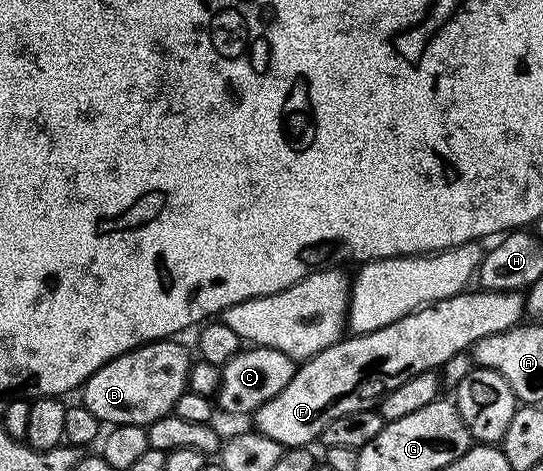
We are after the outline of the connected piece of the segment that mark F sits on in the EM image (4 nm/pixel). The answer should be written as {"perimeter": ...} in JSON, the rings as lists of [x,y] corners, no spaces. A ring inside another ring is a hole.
{"perimeter":[[[488,289],[471,292],[434,301],[372,333],[344,336],[336,345],[307,358],[282,390],[255,410],[254,432],[269,435],[269,439],[277,439],[277,443],[289,449],[310,446],[310,441],[322,438],[333,419],[376,408],[385,391],[401,387],[413,375],[442,370],[453,355],[466,353],[475,342],[509,331],[524,320],[522,292],[498,293]]]}

